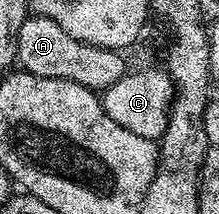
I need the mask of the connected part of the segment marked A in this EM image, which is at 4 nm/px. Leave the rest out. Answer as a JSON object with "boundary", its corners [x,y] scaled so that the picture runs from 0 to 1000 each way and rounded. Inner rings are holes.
{"boundary":[[[123,75],[110,112],[91,112],[78,304],[137,346],[256,374],[329,374],[384,411],[461,430],[580,346],[584,304],[557,271],[571,266],[543,238],[438,224],[311,168],[311,150],[292,150],[292,131],[274,131],[274,112],[233,84]]]}

